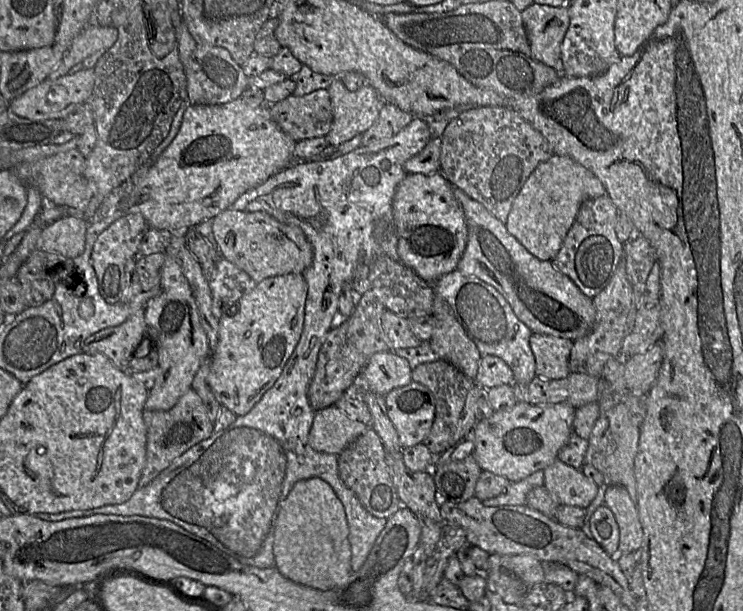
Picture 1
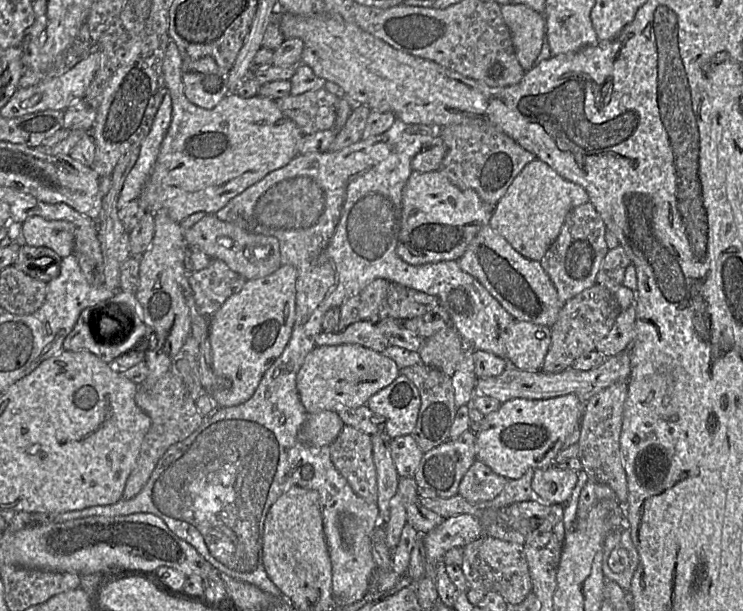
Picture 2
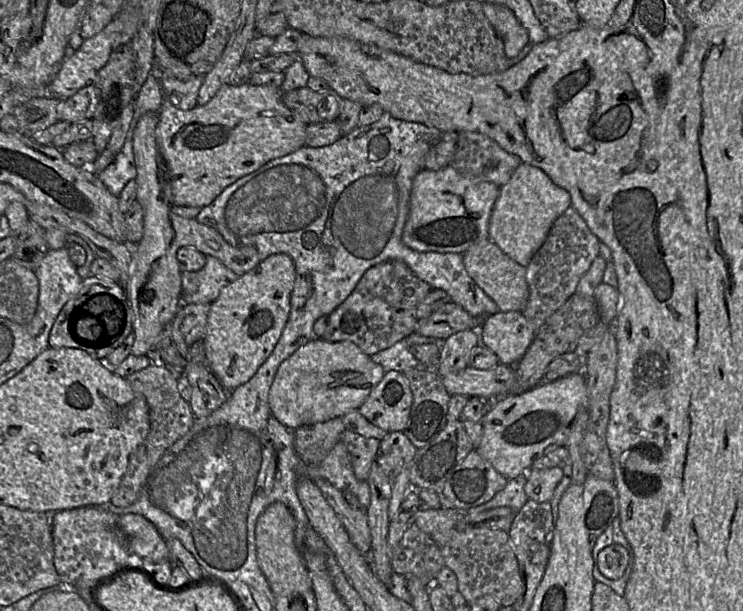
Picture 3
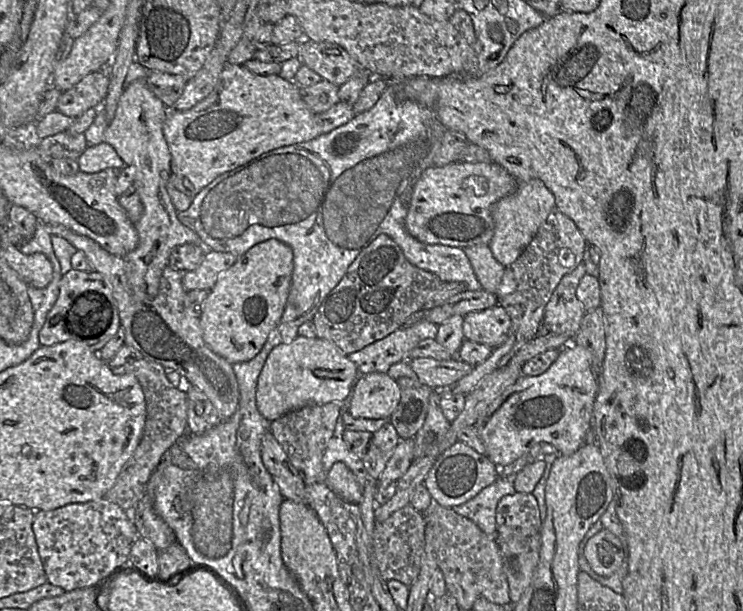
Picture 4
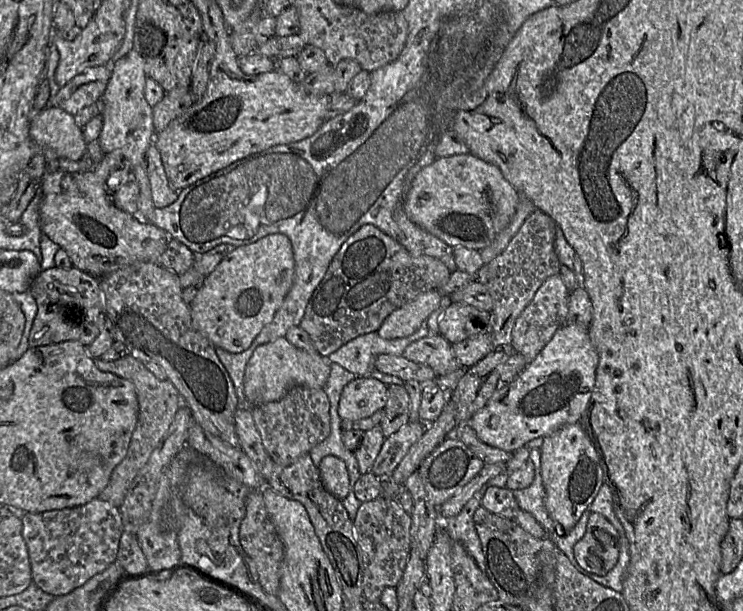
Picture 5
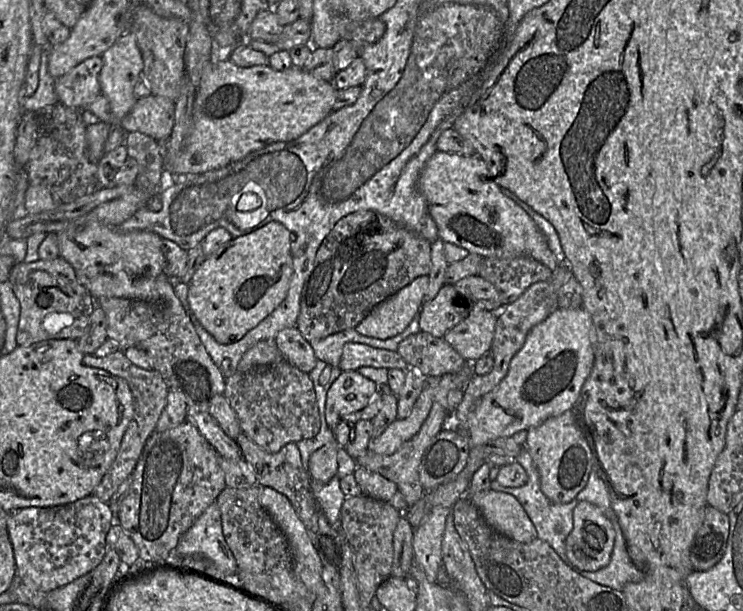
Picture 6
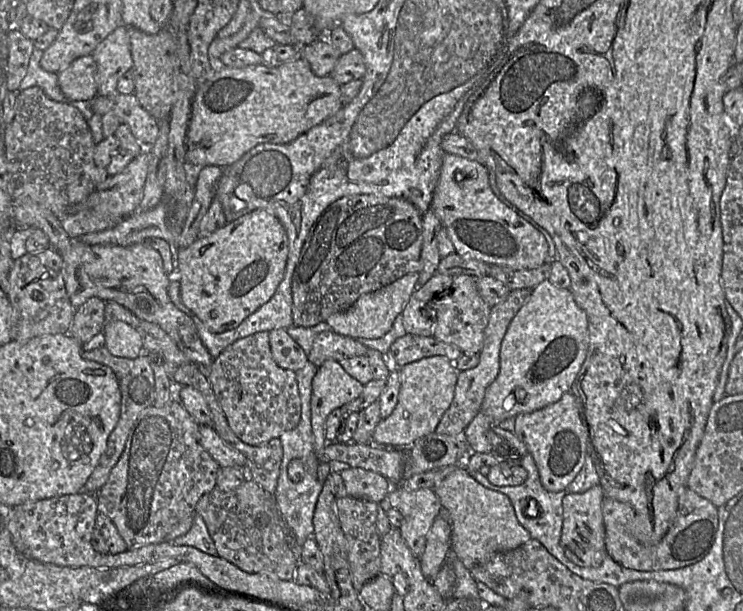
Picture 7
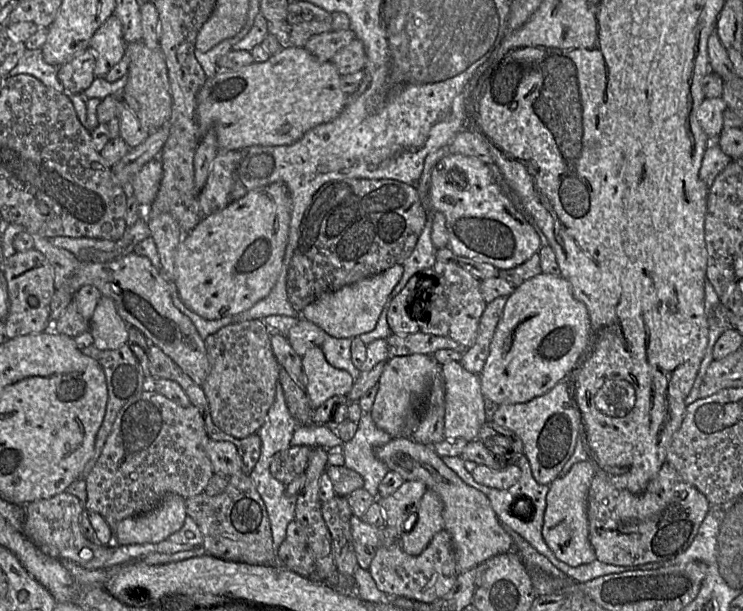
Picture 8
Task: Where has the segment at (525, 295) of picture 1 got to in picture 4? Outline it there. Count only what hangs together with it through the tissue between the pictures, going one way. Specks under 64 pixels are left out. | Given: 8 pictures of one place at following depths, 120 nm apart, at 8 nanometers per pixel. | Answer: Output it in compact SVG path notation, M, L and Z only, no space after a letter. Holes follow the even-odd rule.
M475 245L462 249L482 288L495 294L503 277L505 266L495 259L489 245Z

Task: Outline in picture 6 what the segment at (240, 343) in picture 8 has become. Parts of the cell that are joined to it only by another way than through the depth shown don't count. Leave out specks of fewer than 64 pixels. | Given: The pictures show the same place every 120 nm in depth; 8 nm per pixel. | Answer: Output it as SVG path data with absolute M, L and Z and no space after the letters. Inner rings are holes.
M286 360L249 371L237 370L226 378L223 396L236 412L242 433L268 452L277 453L288 443L314 438L320 432L313 382L308 373Z

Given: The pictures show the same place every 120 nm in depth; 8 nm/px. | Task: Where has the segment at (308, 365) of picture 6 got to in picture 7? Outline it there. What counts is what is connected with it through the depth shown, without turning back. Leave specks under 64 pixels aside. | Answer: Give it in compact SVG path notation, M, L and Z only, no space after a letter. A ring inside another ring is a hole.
M274 329L269 336L272 355L278 365L295 372L307 365L308 354L287 333L286 329Z

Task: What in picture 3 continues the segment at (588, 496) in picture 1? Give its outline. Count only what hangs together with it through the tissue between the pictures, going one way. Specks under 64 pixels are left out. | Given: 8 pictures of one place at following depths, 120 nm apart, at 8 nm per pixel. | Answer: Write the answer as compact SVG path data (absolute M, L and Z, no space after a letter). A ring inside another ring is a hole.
M533 468L528 471L528 479L524 486L528 498L537 502L549 502L565 475L564 468Z

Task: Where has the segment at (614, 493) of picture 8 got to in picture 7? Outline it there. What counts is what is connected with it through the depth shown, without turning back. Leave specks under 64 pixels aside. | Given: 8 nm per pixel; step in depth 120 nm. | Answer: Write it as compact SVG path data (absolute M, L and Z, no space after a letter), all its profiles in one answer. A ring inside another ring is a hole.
M686 487L679 495L677 515L662 540L653 546L646 546L631 534L634 509L625 502L604 496L602 500L603 522L605 526L605 546L607 553L620 565L640 571L672 570L695 564L702 560L712 549L718 530L718 508L708 499Z

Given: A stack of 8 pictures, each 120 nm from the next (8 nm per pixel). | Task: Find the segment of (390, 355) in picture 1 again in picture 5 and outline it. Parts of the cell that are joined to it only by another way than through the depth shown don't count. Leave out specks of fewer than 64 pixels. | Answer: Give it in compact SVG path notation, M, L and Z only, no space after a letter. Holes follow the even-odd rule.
M281 337L273 342L258 346L249 359L245 375L245 396L249 404L258 406L278 401L295 386L322 388L331 370L331 362L318 352L309 353L292 345Z

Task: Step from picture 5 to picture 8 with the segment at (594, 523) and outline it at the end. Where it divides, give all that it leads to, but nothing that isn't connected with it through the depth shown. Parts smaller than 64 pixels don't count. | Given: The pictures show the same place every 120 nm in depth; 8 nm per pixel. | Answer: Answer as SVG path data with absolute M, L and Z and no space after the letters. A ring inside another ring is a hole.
M591 459L579 461L566 475L560 475L549 484L542 536L555 556L570 566L589 564L596 560L594 548L589 540L587 515L588 491L595 473Z

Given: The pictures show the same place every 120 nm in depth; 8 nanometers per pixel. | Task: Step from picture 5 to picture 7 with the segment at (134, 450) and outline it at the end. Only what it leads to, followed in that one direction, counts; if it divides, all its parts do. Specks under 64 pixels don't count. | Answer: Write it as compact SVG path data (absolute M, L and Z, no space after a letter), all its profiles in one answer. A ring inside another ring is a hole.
M101 347L91 351L83 351L83 358L110 367L117 377L121 392L121 412L119 421L108 438L106 450L83 487L83 491L95 493L96 497L96 493L105 485L112 469L122 456L126 443L138 418L146 409L155 405L155 378L150 361L147 355L143 354L143 351L141 351L138 357L130 359L115 356L111 354L107 348Z

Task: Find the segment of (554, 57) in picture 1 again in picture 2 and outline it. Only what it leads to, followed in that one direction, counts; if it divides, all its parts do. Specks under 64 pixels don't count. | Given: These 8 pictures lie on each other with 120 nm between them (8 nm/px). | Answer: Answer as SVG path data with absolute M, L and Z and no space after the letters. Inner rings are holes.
M525 4L501 5L501 13L511 32L518 61L528 71L536 65L543 46L545 17Z

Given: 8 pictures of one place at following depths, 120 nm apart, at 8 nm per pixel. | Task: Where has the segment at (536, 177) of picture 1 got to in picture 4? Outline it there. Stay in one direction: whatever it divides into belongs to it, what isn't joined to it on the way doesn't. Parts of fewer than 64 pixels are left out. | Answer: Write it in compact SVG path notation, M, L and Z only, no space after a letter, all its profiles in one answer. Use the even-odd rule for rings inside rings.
M539 179L518 182L516 190L501 198L493 207L494 234L489 247L503 266L511 265L528 246L539 227L555 208L555 197Z

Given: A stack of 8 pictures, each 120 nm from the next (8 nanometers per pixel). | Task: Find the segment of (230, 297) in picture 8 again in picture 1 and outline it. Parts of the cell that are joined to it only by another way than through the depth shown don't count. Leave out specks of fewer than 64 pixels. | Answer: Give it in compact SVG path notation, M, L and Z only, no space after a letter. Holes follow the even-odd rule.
M302 274L268 277L257 283L218 320L218 340L210 361L208 384L221 407L237 416L245 415L277 381L301 337L307 291Z

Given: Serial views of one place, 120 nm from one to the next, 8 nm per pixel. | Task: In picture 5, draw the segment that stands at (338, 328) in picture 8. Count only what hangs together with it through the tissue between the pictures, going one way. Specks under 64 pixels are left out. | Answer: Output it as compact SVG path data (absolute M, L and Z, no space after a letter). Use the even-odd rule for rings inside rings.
M436 290L420 294L414 300L393 311L379 328L378 335L384 339L410 336L440 306L441 301L442 296Z

